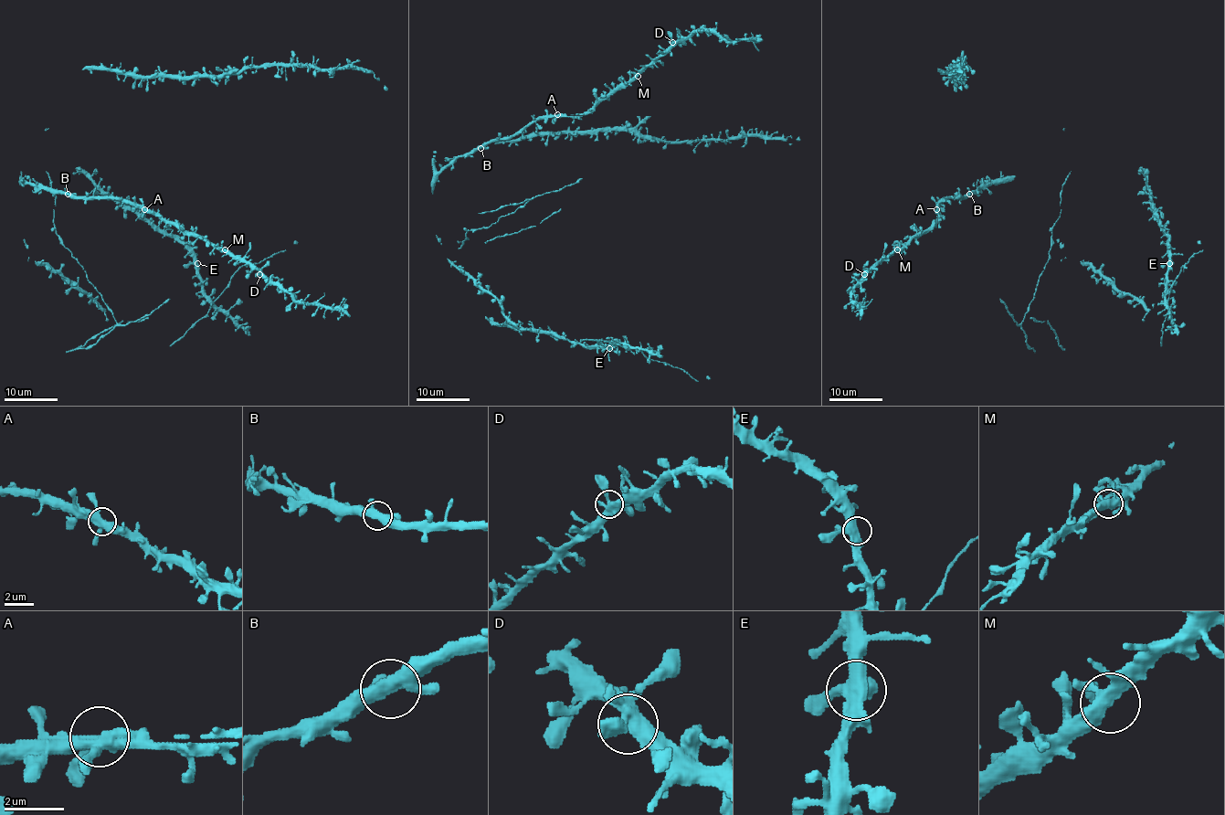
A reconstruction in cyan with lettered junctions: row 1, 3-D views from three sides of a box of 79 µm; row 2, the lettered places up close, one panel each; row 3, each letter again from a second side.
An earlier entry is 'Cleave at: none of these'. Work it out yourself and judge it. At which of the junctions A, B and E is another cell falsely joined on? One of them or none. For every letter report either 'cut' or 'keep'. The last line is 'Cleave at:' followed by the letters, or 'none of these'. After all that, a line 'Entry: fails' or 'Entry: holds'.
A: keep
B: keep
E: keep
Cleave at: none of these
Entry: holds

